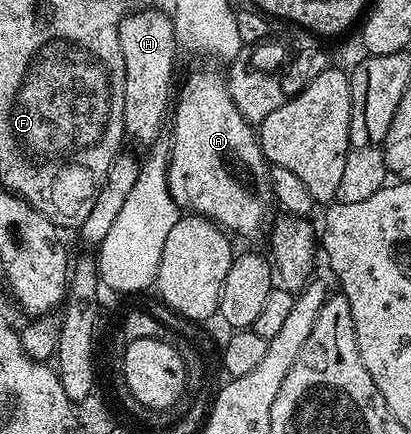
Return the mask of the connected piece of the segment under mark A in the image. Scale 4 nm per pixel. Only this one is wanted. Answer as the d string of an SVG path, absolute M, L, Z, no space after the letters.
M200 67L200 75L194 75L192 72L187 74L190 79L200 79L200 111L196 107L196 103L190 103L190 101L196 101L196 99L186 99L177 96L174 101L174 111L176 108L176 114L171 114L170 123L172 121L172 141L170 140L170 152L167 156L168 159L168 190L170 195L174 199L174 203L181 210L187 211L189 214L197 217L206 217L213 225L219 225L221 229L227 231L229 234L235 235L237 233L240 237L256 237L264 229L264 224L273 220L272 207L277 204L275 193L271 187L271 175L269 173L269 164L267 159L264 158L264 152L260 146L260 138L257 130L253 128L251 124L239 113L237 107L234 105L234 101L231 98L230 91L228 90L228 82L223 72L219 73L216 69L210 69L210 67Z

